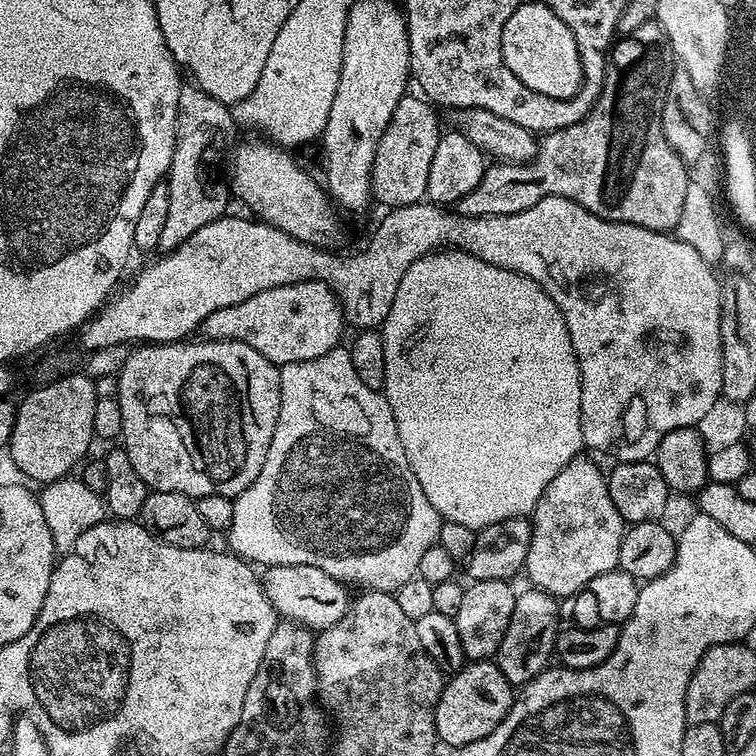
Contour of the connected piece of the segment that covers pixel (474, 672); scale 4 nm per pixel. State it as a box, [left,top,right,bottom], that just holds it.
[436,660,514,749]

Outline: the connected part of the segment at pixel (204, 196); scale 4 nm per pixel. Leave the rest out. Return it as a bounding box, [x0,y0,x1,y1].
[159,86,238,253]

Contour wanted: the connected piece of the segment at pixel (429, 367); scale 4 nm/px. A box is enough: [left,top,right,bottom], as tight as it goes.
[379,250,585,530]

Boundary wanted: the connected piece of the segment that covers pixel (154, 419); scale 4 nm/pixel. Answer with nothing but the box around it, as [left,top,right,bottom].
[119,340,280,498]

